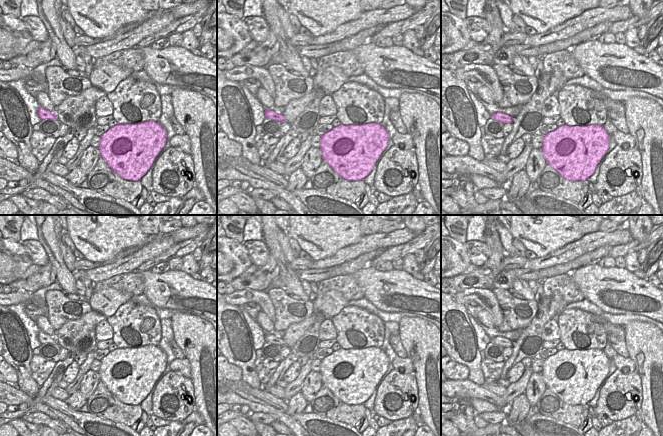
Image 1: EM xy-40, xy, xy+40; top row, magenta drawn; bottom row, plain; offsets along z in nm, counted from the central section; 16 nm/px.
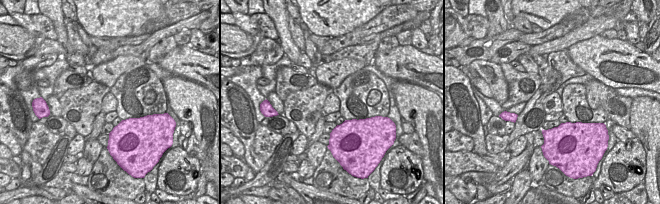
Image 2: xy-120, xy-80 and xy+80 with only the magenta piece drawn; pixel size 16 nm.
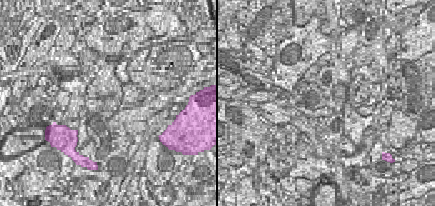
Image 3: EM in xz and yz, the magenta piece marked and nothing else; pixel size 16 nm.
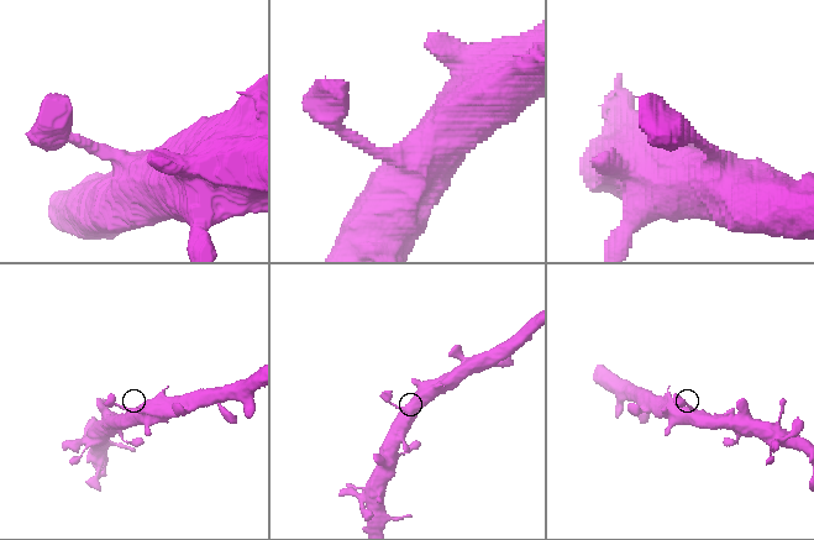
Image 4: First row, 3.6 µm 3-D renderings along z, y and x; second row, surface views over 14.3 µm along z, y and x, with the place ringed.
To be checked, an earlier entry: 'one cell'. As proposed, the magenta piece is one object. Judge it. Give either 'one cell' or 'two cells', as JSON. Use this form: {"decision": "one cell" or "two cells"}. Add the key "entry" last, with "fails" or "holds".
{"decision": "one cell", "entry": "holds"}

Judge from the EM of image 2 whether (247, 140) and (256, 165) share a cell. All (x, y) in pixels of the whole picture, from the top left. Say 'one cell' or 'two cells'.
one cell

